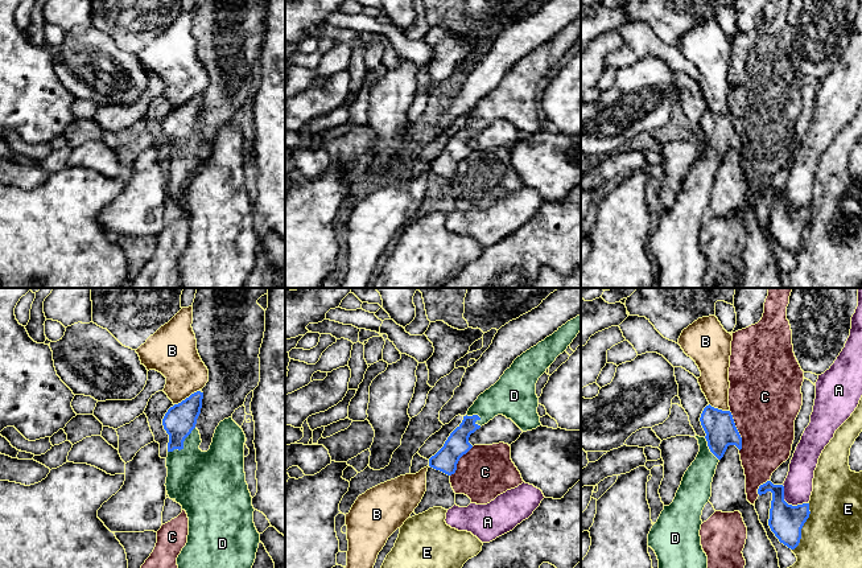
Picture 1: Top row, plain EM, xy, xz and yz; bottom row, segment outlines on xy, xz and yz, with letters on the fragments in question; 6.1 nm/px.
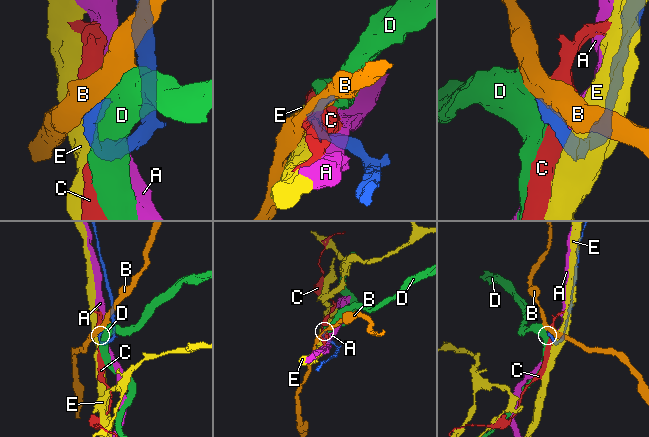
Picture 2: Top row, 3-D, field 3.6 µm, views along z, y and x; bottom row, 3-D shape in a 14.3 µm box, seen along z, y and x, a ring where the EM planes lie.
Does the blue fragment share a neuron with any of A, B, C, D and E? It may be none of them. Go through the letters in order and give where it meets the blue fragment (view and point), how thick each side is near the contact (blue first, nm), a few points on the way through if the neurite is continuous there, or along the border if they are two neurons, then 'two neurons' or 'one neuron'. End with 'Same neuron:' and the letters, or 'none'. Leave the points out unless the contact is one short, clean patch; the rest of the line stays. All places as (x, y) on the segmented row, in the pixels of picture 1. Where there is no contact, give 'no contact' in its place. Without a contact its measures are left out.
A: yz (790, 505) | 200/180 nm | two neurons
B: xy (186, 398) | 190/260 nm | two neurons
C: yz (737, 431) | 190/440 nm | two neurons
D: xy (182, 444) | 190/360 nm | across xy (180, 420), (182, 444), (185, 461), (199, 481) | one neuron
E: yz (801, 527) | 200/360 nm | two neurons
Same neuron: D

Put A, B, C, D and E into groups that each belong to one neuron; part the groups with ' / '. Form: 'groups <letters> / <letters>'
groups A / B / C / D / E

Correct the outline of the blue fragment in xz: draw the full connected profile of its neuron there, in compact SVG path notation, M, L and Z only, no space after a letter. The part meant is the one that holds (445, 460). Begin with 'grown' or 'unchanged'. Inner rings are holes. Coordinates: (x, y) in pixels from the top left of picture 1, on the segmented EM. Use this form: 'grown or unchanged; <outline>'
grown; M577 316L517 357L500 379L478 396L444 446L429 458L429 466L454 474L459 458L473 448L470 435L498 415L511 419L523 432L540 427L536 383L580 332L581 316Z

